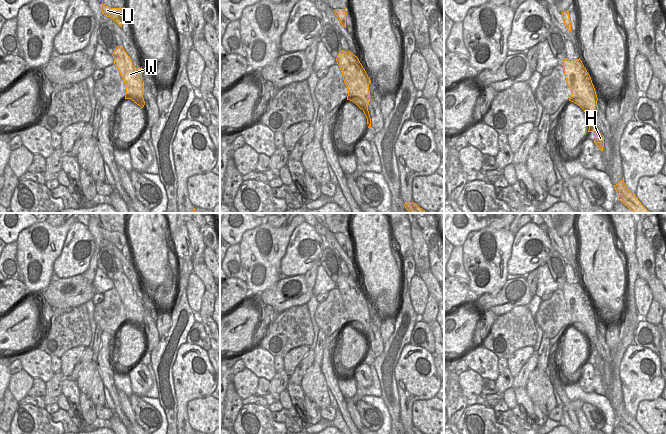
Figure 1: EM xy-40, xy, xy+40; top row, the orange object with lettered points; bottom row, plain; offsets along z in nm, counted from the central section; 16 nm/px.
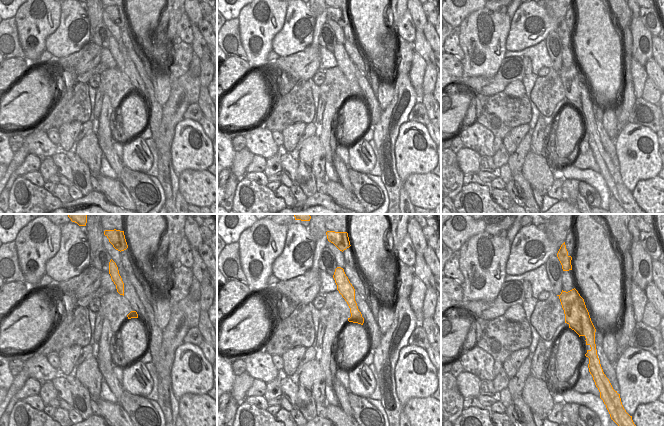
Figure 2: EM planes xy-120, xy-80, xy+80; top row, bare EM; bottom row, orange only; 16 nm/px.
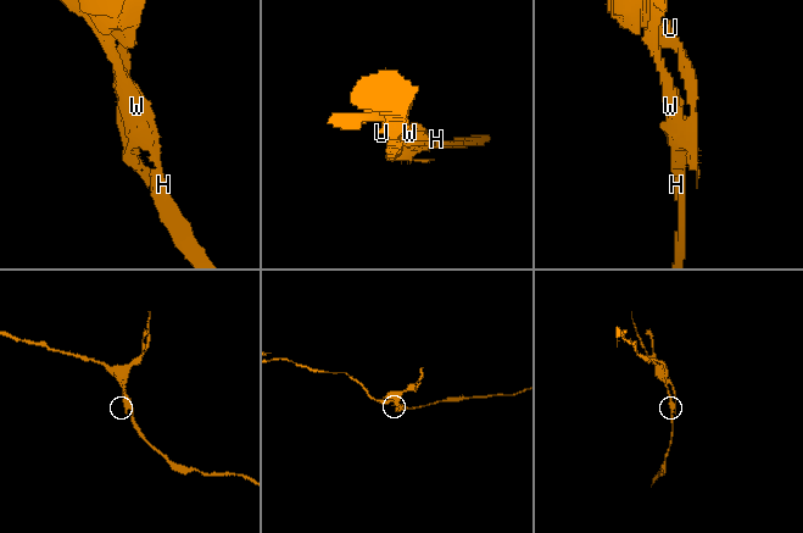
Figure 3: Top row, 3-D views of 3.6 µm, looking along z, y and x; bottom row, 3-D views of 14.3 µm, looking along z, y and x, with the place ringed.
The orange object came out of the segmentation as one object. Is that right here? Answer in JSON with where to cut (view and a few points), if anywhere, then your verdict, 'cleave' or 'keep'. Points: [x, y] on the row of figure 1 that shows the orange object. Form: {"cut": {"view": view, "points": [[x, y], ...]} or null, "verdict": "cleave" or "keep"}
{"cut": {"view": "xy+40", "points": [[573, 95], [579, 95], [583, 99], [582, 103], [586, 109]]}, "verdict": "cleave"}

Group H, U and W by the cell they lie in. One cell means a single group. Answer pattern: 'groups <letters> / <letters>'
groups H W / U

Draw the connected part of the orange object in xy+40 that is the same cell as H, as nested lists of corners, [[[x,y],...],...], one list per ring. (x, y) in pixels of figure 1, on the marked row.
[[[565,58],[563,61],[563,71],[566,78],[566,82],[571,89],[572,96],[569,97],[569,101],[572,101],[574,96],[580,96],[584,99],[582,104],[587,108],[584,112],[588,112],[586,115],[588,120],[592,120],[593,124],[589,125],[588,132],[595,132],[594,143],[600,148],[601,152],[604,147],[604,136],[596,128],[596,116],[598,112],[597,95],[592,83],[591,77],[584,67],[582,61],[579,59]]]

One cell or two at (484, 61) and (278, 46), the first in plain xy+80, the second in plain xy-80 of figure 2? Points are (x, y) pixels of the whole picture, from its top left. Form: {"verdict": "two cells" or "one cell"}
{"verdict": "two cells"}

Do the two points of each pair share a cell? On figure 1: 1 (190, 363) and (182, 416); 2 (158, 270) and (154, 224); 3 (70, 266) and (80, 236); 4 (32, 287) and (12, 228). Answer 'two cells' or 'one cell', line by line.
1: one cell
2: one cell
3: one cell
4: two cells

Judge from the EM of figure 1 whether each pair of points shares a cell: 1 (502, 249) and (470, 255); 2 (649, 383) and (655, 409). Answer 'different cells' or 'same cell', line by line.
1: same cell
2: different cells

